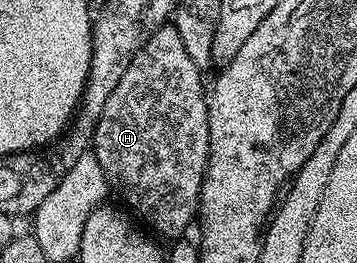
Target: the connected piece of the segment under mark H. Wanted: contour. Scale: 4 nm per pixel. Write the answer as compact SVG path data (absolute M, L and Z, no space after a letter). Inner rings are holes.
M167 23L157 29L148 39L148 43L144 43L144 47L140 47L140 51L136 51L136 55L132 59L132 63L128 63L128 71L124 71L124 75L120 79L120 83L116 83L116 88L112 90L112 95L108 95L108 103L104 103L104 111L100 111L100 119L96 123L96 131L94 132L94 140L92 142L92 152L94 158L100 163L100 167L104 171L109 188L114 189L120 196L126 200L125 208L131 214L139 213L156 232L157 236L170 237L169 239L178 239L183 236L182 233L190 224L195 224L196 218L200 213L200 198L202 196L202 176L206 173L206 167L210 159L210 128L208 127L208 93L202 89L203 70L196 67L196 63L192 63L192 58L188 55L188 50L184 48L184 43L180 39L178 32L174 30L173 24Z

